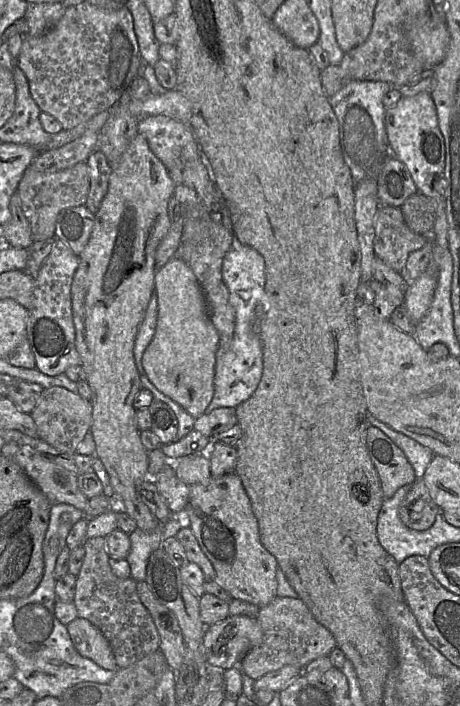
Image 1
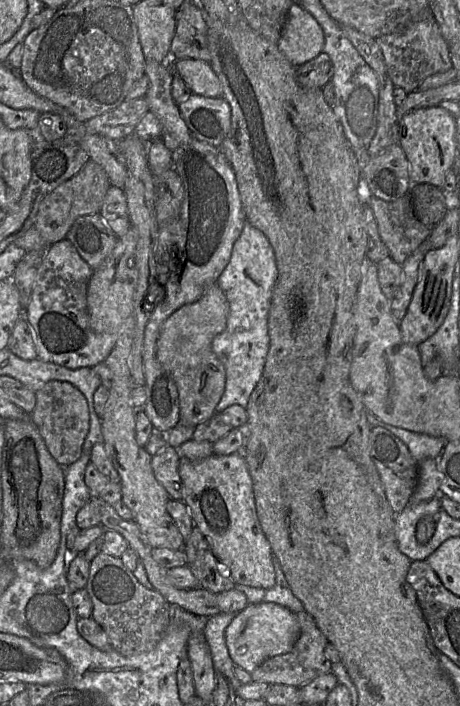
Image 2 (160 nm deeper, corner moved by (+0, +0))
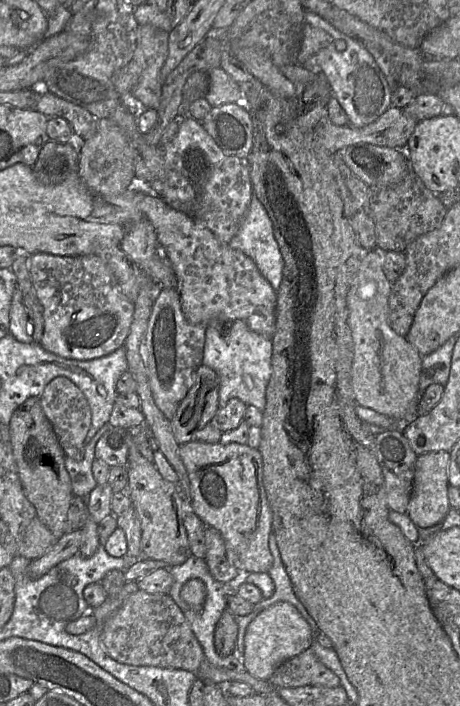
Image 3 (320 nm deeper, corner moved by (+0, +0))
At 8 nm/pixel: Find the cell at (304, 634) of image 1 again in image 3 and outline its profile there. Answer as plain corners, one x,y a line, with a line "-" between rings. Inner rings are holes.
311,648
279,665
268,682
275,689
305,686
335,688
341,685
338,676
317,659

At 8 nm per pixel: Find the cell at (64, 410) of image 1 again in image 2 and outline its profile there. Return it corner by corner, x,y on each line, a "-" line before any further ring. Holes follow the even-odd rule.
48,381
36,391
36,405
30,419
43,438
48,451
61,466
68,467
79,460
89,431
90,414
87,400
77,387
67,381

